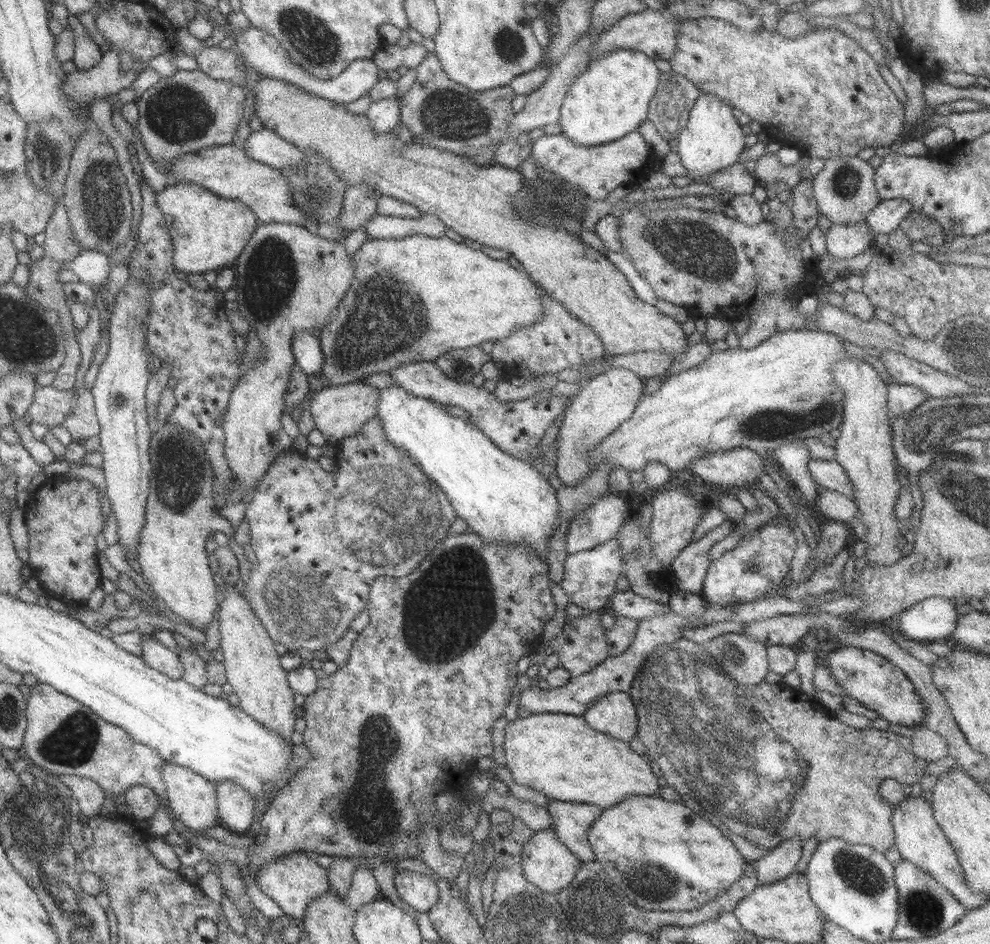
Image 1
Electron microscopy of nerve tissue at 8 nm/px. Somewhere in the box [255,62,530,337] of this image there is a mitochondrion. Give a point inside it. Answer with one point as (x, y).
(452, 117)

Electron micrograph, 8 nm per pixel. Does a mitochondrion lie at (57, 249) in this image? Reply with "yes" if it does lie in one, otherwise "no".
no

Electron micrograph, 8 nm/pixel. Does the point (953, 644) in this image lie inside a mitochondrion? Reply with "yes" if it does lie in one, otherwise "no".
no

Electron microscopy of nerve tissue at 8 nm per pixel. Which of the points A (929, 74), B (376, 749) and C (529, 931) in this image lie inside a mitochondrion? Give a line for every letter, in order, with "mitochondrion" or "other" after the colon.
A: other
B: mitochondrion
C: mitochondrion

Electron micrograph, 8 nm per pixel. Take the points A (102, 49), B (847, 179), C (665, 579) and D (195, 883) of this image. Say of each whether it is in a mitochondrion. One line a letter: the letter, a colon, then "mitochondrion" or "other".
A: other
B: mitochondrion
C: other
D: other

